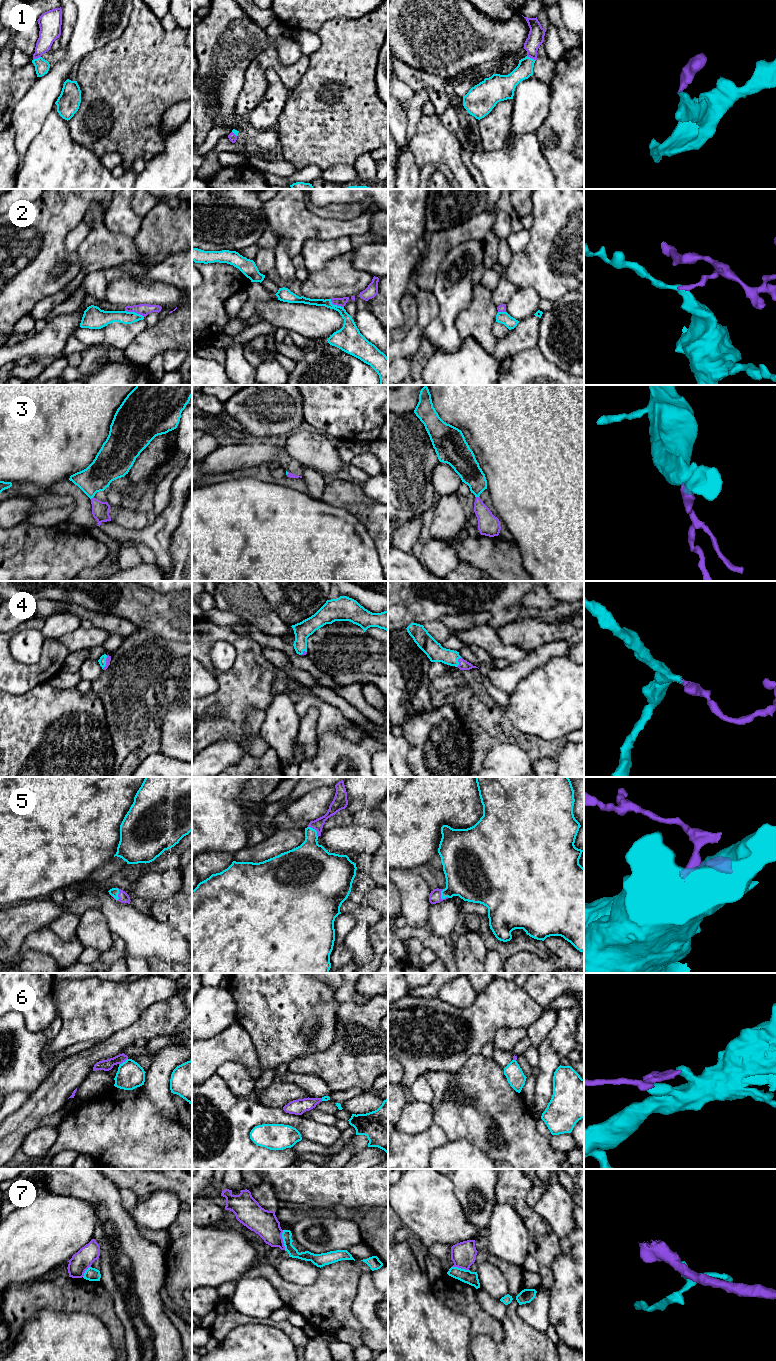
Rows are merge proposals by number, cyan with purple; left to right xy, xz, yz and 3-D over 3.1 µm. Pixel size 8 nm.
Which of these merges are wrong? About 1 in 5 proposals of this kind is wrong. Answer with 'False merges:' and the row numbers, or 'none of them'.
False merges: 2, 6, 7

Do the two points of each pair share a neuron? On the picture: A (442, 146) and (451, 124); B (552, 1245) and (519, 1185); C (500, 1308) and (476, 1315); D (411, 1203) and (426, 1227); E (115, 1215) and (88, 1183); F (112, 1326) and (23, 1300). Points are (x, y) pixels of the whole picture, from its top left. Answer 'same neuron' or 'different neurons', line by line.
A: different neurons
B: same neuron
C: different neurons
D: same neuron
E: same neuron
F: same neuron

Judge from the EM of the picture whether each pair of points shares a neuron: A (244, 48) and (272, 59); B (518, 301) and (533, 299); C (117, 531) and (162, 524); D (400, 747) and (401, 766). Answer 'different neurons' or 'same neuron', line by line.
A: different neurons
B: same neuron
C: same neuron
D: same neuron

